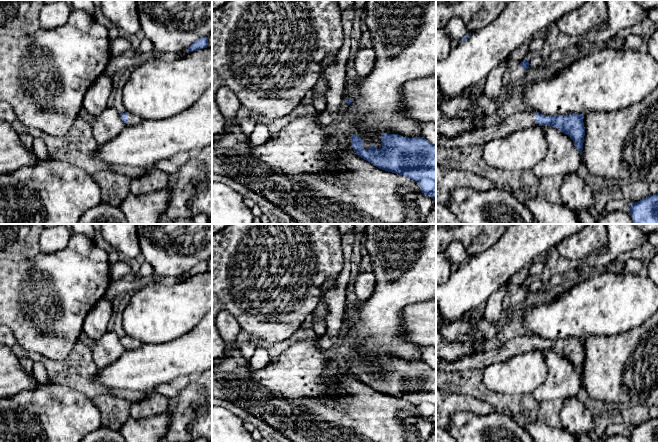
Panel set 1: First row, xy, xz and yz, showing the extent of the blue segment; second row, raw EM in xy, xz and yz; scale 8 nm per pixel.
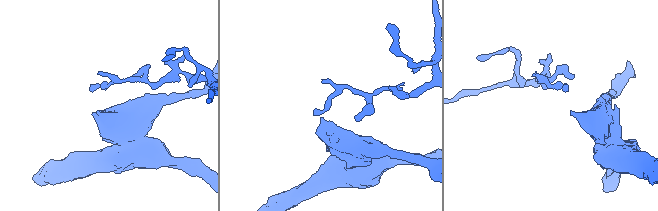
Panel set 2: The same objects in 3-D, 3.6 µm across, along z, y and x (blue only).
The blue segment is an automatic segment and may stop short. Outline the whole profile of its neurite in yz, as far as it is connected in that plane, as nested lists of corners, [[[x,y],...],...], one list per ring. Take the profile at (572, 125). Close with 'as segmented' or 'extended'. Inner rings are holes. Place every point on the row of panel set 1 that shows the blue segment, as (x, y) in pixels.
[[[535,111],[514,113],[492,127],[477,129],[459,136],[446,137],[436,133],[436,146],[447,148],[483,146],[491,140],[507,136],[516,130],[543,125],[557,128],[568,135],[582,154],[585,136],[583,118],[583,114],[543,115]]]; extended

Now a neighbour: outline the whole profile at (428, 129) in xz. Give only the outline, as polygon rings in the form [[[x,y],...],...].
[[[421,123],[420,126],[423,137],[433,145],[436,145],[436,123]]]

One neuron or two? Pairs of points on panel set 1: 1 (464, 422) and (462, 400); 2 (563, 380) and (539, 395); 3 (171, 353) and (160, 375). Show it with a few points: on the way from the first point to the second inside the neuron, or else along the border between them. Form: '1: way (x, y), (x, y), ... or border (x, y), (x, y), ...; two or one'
1: border (486, 414), (456, 411), (451, 415), (447, 428); two
2: way (557, 386), (545, 392); one
3: way (169, 358), (160, 367), (160, 370); one

